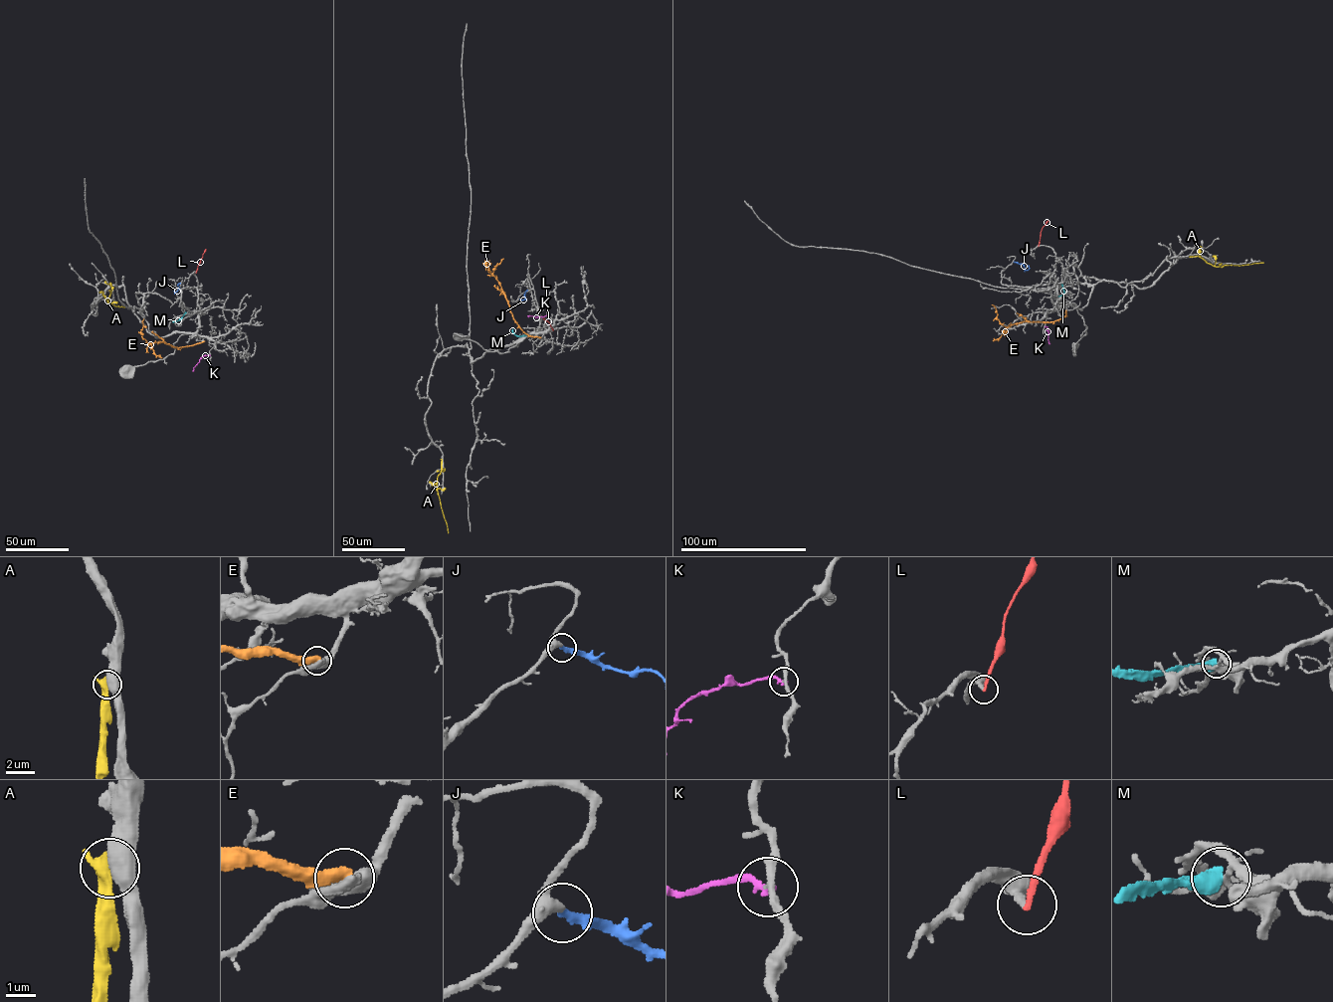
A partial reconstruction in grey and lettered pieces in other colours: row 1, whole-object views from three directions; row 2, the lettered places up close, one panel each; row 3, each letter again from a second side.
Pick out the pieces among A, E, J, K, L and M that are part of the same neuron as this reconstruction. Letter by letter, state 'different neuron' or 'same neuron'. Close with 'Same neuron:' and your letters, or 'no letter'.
A: different neuron
E: different neuron
J: same neuron
K: different neuron
L: different neuron
M: different neuron
Same neuron: J

